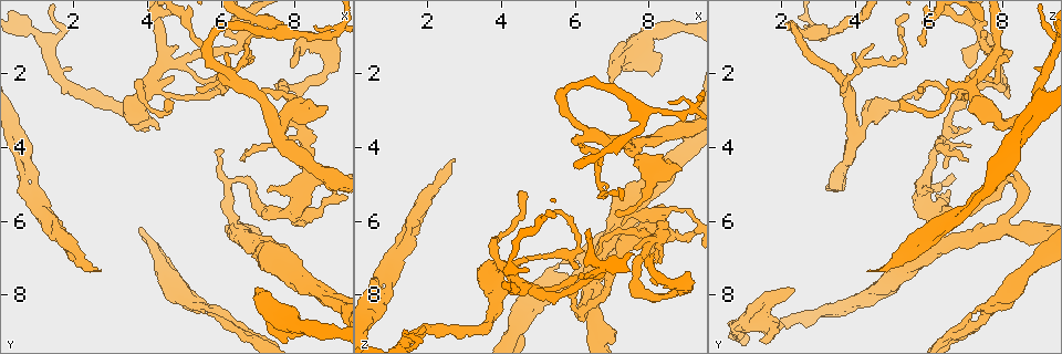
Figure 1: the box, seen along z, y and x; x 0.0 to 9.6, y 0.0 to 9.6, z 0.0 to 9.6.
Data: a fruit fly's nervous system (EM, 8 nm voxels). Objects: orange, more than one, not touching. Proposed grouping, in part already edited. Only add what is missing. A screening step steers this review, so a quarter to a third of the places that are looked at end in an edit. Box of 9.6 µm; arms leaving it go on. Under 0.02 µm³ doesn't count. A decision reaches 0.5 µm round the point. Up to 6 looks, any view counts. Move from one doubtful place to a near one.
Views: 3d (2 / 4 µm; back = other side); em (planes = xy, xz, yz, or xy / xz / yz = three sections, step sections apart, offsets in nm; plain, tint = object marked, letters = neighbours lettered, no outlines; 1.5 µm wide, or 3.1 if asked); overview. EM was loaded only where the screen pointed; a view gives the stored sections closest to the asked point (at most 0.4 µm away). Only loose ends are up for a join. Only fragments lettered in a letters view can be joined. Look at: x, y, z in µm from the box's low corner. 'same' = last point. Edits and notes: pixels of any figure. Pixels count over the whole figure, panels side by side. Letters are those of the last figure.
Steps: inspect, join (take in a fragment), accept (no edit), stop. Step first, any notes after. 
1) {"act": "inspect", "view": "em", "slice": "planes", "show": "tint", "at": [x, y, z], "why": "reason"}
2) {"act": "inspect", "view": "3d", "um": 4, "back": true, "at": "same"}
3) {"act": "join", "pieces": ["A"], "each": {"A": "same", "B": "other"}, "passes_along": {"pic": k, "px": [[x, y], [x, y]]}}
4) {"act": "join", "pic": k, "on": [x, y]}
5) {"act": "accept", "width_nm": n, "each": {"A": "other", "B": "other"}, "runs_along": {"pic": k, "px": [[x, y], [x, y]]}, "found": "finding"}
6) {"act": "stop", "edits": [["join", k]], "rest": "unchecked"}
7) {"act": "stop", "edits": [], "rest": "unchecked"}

{"act": "inspect", "view": "em", "slice": "planes", "show": "letters", "at": [7.05, 2.40, 5.75], "why": "thin end"}

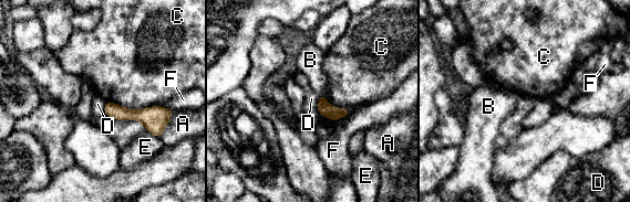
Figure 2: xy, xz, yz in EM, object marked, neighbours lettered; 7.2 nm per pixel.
{"act": "accept", "width_nm": 100, "longest_contact_nm": ["C", 400], "each": {"A": "other", "B": "other", "C": "other", "D": "other", "E": "other", "F": "other"}, "found": "no lettered fragment goes on from it"}

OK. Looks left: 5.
{"act": "inspect", "view": "3d", "um": 4, "back": true, "at": [6.15, 1.50, 3.90], "why": "thin end"}

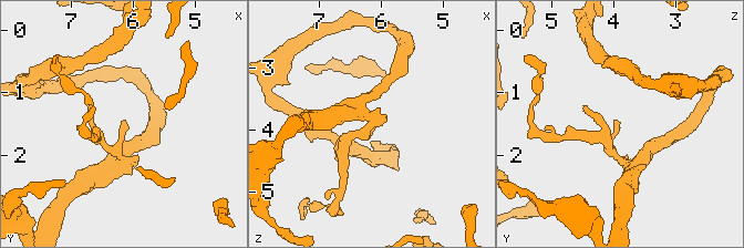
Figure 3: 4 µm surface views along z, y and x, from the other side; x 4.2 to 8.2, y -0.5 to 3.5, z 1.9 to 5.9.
{"act": "inspect", "view": "em", "slice": "planes", "show": "letters", "at": [6.15, 1.50, 3.95]}

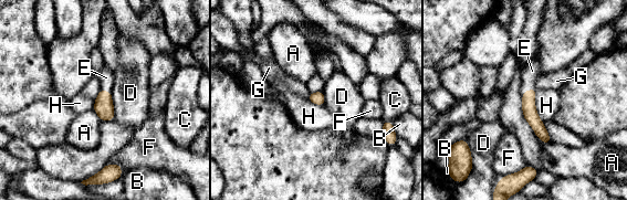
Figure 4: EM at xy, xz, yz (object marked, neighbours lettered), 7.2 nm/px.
{"act": "join", "pieces": ["E"], "width_nm": 90, "each": {"A": "other", "B": "other", "C": "other", "D": "other", "E": "same", "F": "other", "G": "other", "H": "other"}, "passes_along": {"pic": 4, "px": [[530, 113], [528, 90], [532, 71]]}, "found": "it goes on there"}

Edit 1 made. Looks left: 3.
{"act": "inspect", "view": "em", "slice": "planes", "show": "letters", "at": [7.00, 7.80, 2.30], "why": "branch stops here"}

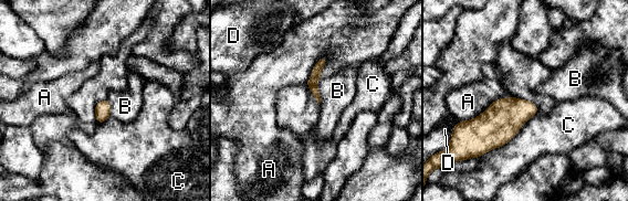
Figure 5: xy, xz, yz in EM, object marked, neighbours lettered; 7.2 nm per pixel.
{"act": "join", "pieces": ["B"], "longest_contact_nm": ["C", 550], "each": {"A": "other", "B": "same", "C": "other", "D": "other"}, "passes_along": {"pic": 5, "px": [[316, 72], [317, 91], [337, 91]]}, "found": "the neuron continues"}

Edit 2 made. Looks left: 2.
{"act": "stop", "edits": [["join", 4], ["join", 5]], "rest": "unchecked"}

